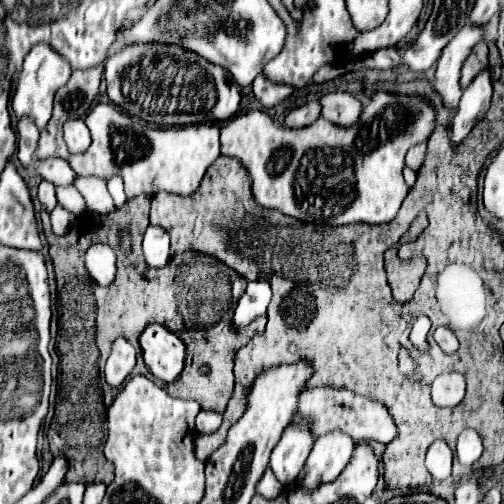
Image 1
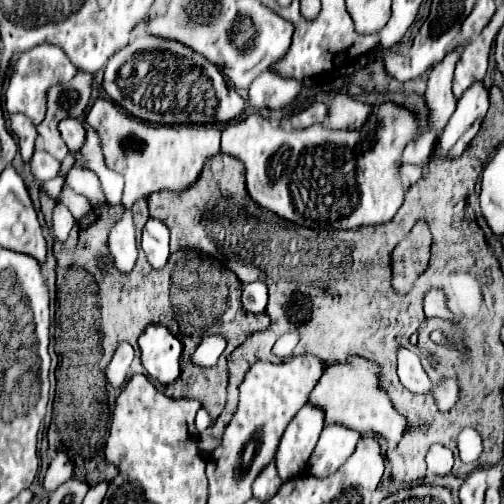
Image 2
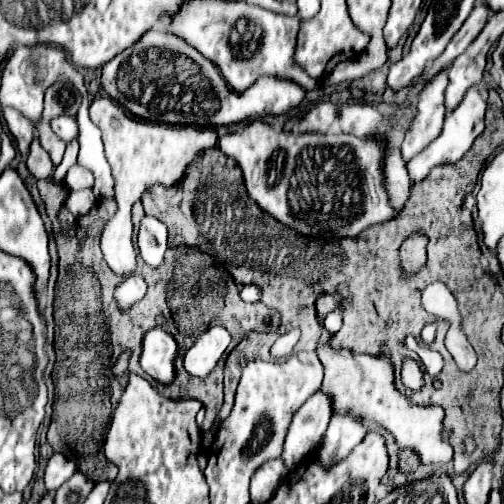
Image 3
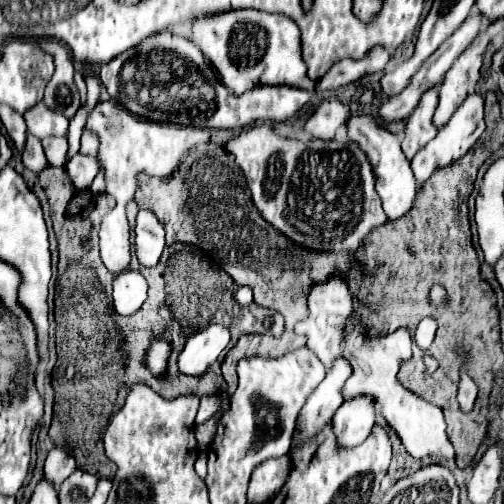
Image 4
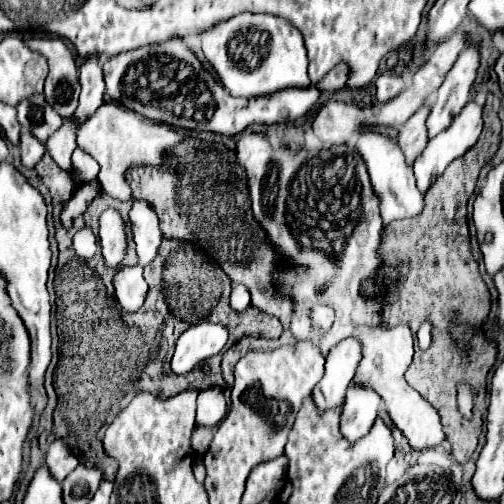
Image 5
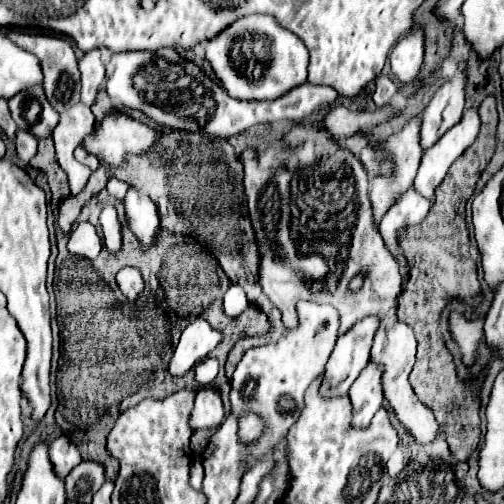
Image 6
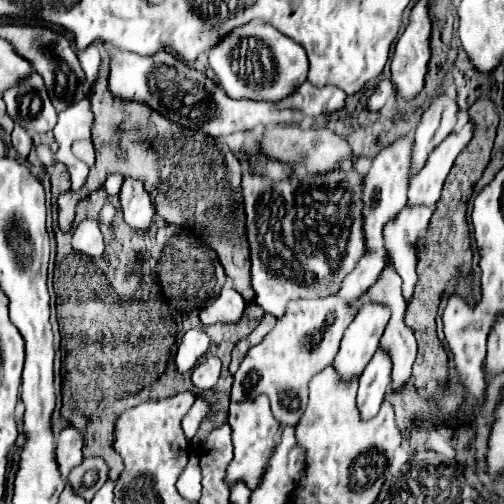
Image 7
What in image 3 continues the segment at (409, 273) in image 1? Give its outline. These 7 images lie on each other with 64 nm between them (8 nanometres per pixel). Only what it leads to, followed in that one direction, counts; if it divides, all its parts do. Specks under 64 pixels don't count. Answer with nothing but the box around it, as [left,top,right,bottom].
[398,232,428,276]

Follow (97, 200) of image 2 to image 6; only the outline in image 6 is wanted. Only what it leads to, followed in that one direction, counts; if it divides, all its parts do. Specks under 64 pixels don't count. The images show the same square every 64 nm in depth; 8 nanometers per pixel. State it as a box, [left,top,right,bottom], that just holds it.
[74,110,162,254]

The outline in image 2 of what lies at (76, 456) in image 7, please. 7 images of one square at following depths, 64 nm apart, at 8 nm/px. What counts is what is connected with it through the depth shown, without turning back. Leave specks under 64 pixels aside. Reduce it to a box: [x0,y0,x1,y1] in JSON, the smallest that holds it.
[42,452,72,492]

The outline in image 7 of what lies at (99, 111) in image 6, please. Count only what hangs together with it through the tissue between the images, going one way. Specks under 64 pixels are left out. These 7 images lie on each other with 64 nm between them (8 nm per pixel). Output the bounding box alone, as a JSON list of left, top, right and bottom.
[58,64,254,300]

